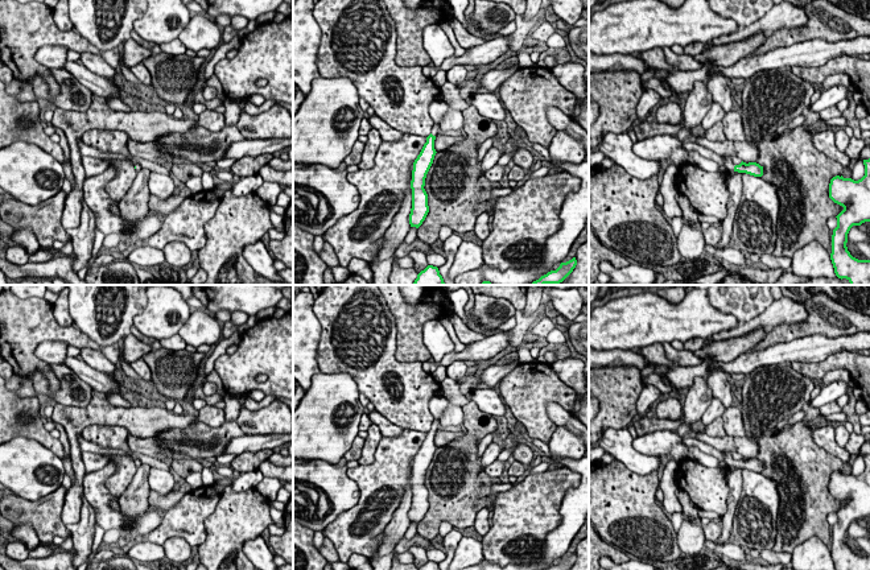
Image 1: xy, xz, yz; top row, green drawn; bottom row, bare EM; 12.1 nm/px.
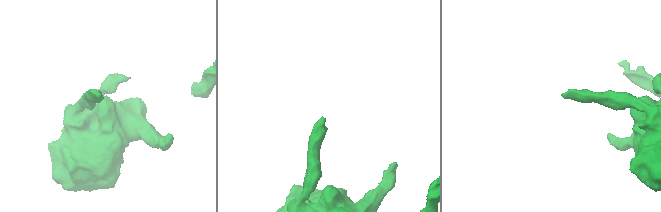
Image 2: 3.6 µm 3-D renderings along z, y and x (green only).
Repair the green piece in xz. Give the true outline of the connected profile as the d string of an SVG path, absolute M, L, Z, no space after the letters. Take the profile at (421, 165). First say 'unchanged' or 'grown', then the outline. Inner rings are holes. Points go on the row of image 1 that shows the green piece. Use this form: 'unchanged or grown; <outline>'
grown; M433 123L432 133L426 137L426 142L424 144L420 154L413 162L412 181L411 181L412 189L412 208L409 214L411 227L418 228L429 212L428 194L424 186L426 174L437 153L434 149L434 140L438 131L440 124Z

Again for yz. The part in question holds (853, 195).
unchanged; M870 158L863 160L865 175L854 181L852 178L844 178L836 175L829 183L829 198L844 207L844 210L836 216L837 227L832 235L832 253L830 260L834 268L834 273L838 278L846 278L850 285L870 285L870 260L858 260L848 251L848 234L853 226L861 226L865 222L870 222Z

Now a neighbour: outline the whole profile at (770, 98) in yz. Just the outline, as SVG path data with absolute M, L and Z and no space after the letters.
M762 70L745 80L741 115L745 133L759 144L766 133L793 120L811 104L815 88L792 71Z

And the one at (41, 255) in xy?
M38 249L36 253L29 256L30 263L45 263L55 257L54 249Z

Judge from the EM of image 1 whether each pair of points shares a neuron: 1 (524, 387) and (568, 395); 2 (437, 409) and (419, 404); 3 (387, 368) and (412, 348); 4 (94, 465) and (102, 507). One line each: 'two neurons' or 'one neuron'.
1: one neuron
2: two neurons
3: two neurons
4: two neurons

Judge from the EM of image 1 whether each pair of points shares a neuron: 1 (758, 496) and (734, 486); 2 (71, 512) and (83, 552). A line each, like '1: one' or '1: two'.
1: two
2: two

